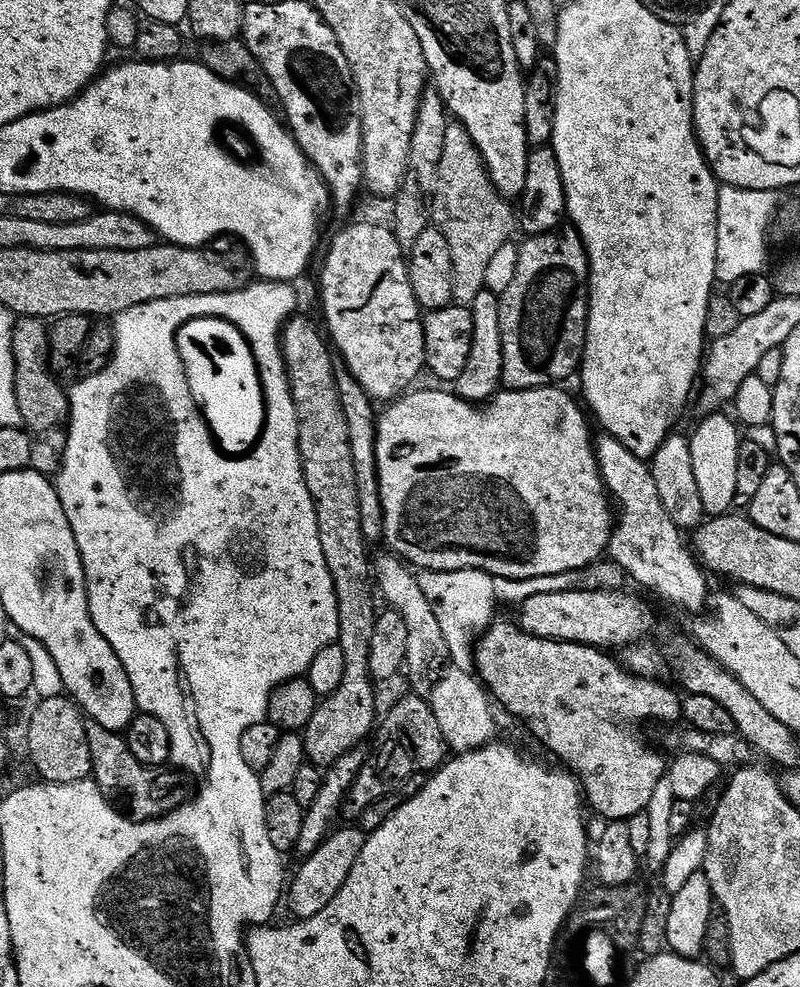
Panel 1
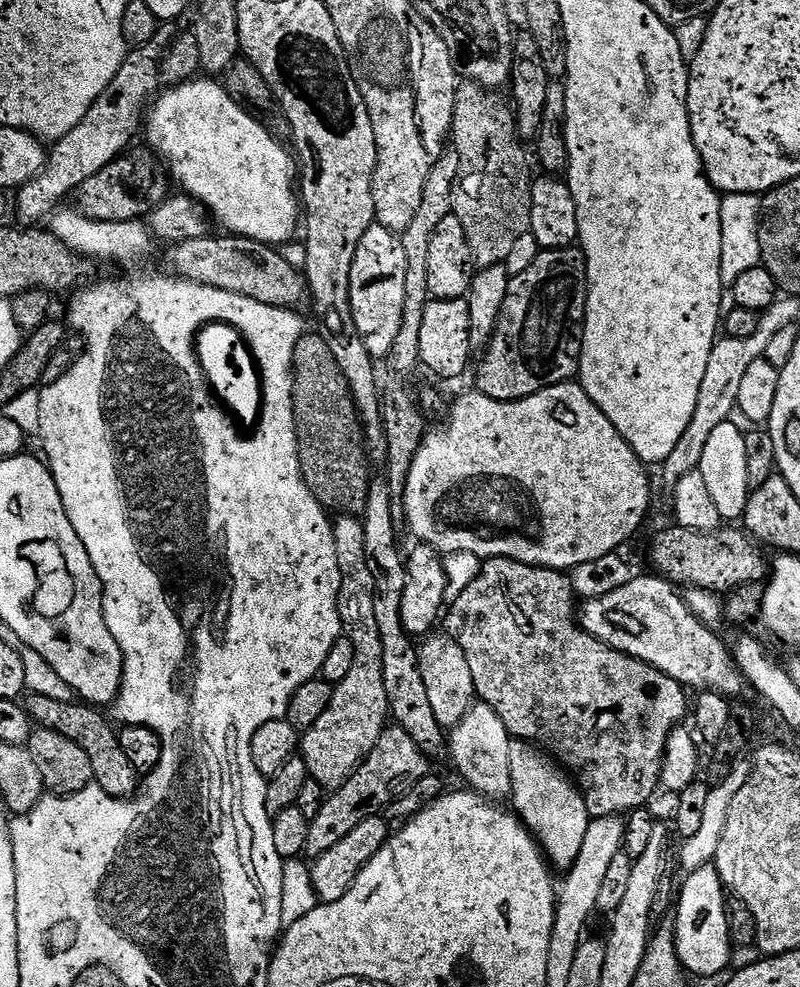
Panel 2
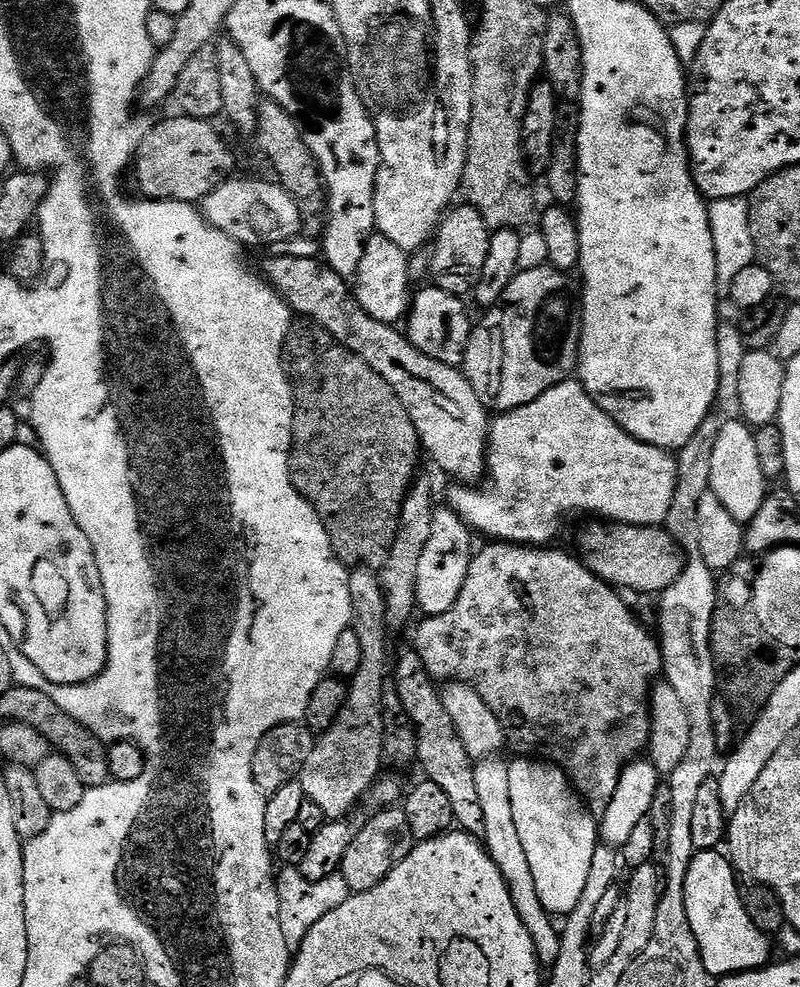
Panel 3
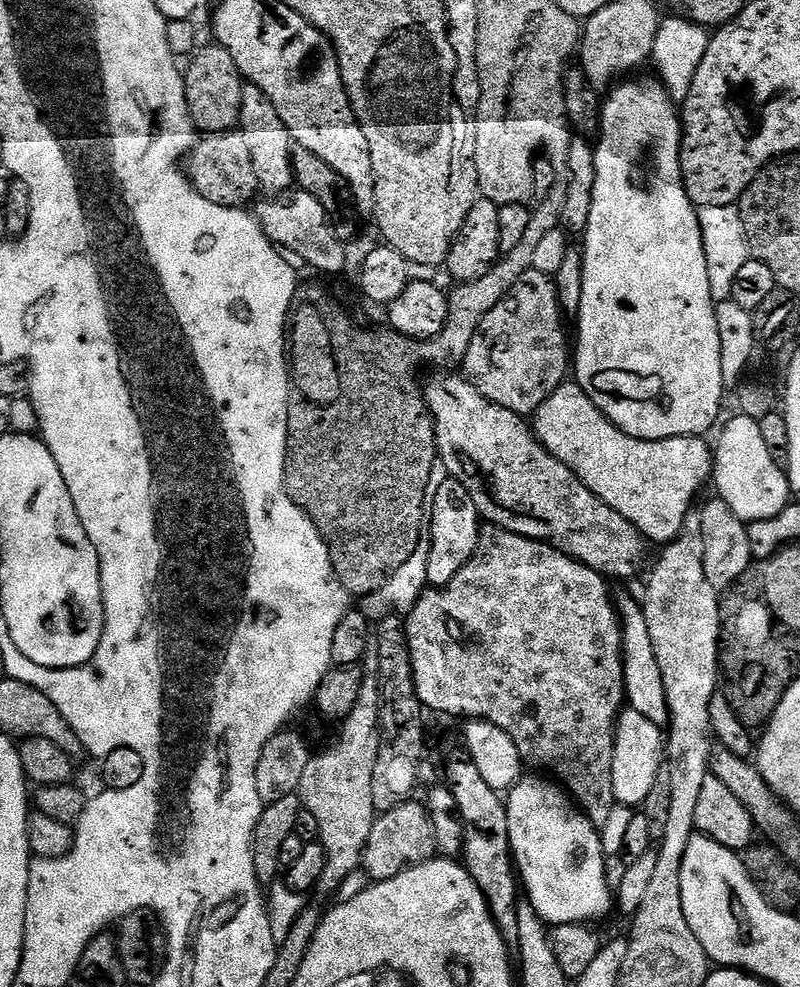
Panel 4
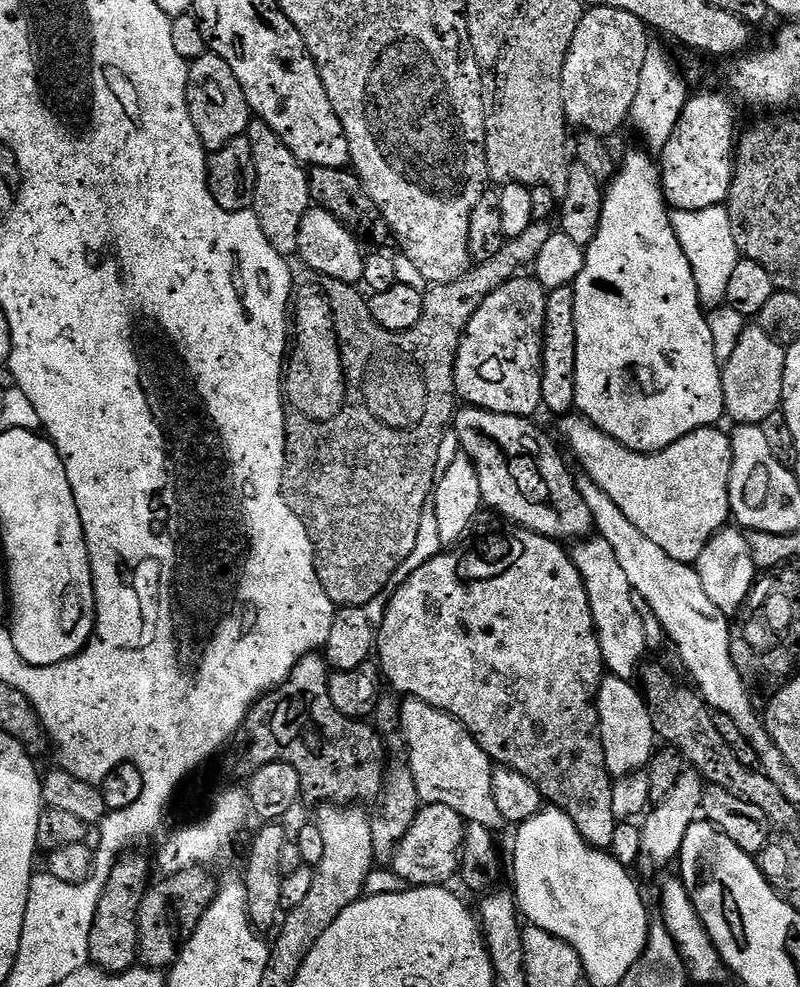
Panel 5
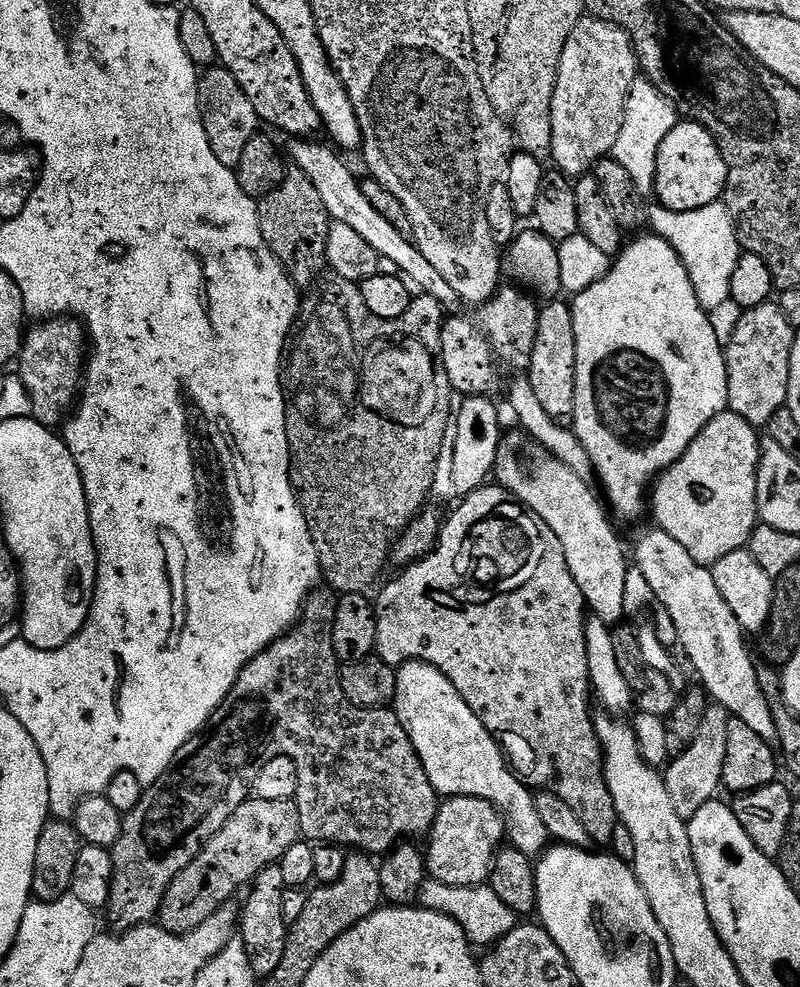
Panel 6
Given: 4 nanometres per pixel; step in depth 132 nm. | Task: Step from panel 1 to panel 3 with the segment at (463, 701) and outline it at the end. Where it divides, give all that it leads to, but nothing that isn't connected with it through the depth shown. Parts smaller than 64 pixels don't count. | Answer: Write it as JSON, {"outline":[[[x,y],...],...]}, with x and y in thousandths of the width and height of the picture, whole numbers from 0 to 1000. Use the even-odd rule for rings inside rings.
{"outline":[[[619,765],[594,771],[593,792],[598,799],[598,813],[603,816],[605,837],[603,854],[609,859],[615,872],[623,877],[638,902],[638,910],[643,910],[643,922],[648,922],[648,930],[653,930],[658,942],[663,942],[663,950],[668,950],[668,963],[673,967],[676,978],[689,979],[698,971],[700,946],[696,937],[690,937],[691,929],[678,918],[678,910],[673,910],[673,898],[668,898],[663,872],[658,870],[658,860],[653,857],[653,848],[648,845],[646,835],[643,834],[643,820],[638,813],[636,771],[625,769],[624,765]]]}

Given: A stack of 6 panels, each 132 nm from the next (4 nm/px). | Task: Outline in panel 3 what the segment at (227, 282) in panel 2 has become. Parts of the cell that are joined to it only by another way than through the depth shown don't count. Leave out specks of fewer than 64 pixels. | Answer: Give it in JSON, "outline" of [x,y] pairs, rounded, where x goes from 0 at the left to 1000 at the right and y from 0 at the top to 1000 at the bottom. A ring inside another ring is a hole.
{"outline":[[[340,259],[331,265],[328,279],[371,321],[406,332],[421,349],[453,363],[458,371],[463,371],[490,392],[508,419],[513,419],[513,428],[518,428],[520,439],[525,442],[526,455],[533,459],[534,465],[536,462],[558,481],[566,482],[570,488],[590,492],[606,485],[613,417],[574,372],[554,369],[528,359],[510,345],[509,339],[501,333],[499,336],[499,331],[469,324],[463,318],[458,318],[458,314],[453,314],[450,307],[445,305],[445,297],[438,291],[436,285],[428,283],[404,262],[394,263],[390,259]]]}

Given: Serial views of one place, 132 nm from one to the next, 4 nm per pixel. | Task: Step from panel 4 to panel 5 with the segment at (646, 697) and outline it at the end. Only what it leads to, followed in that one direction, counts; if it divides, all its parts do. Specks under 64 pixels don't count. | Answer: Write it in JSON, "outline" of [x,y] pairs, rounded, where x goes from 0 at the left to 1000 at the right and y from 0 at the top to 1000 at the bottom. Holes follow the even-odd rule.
{"outline":[[[751,545],[740,546],[731,546],[719,552],[720,575],[730,588],[733,602],[738,606],[738,618],[748,650],[753,655],[755,676],[766,684],[789,690],[806,672],[805,660],[810,657],[810,644],[805,641],[805,624],[800,621],[803,616],[798,611],[796,601],[791,599],[788,587],[783,584],[783,578],[778,578],[764,551]]]}

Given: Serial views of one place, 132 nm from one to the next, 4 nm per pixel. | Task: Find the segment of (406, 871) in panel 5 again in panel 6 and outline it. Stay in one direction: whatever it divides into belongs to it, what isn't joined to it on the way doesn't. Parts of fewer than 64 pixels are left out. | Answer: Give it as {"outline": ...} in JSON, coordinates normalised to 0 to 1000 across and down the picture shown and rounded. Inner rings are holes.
{"outline":[[[561,806],[551,814],[540,842],[533,848],[534,887],[564,900],[604,897],[631,851],[630,828],[614,813],[591,806]]]}

